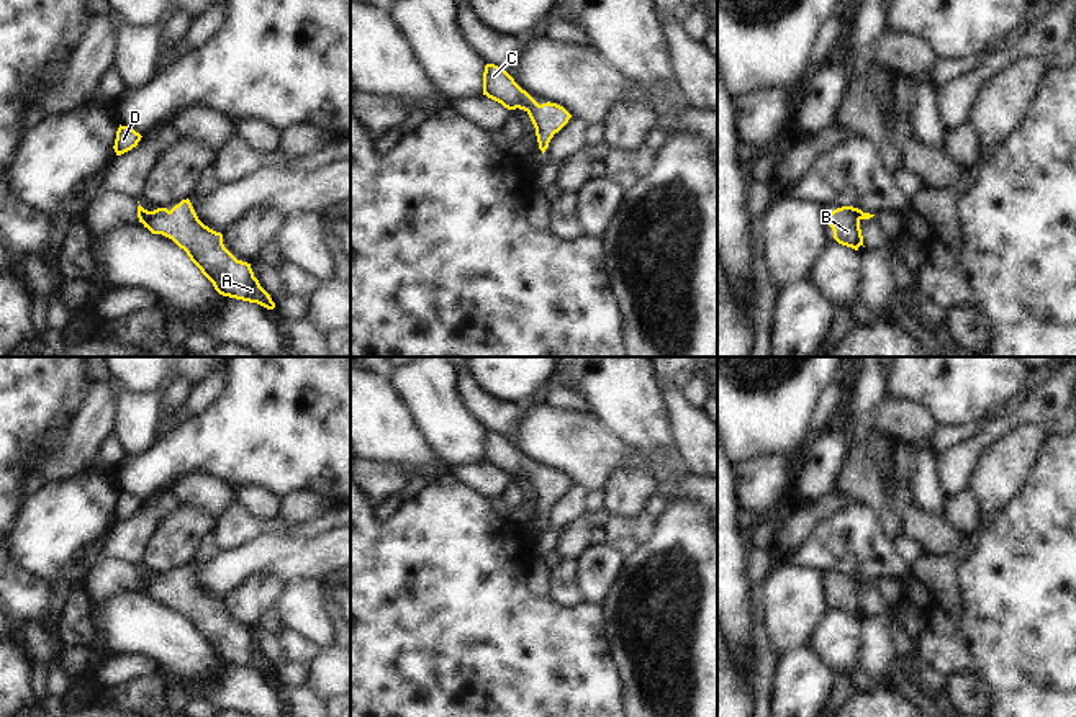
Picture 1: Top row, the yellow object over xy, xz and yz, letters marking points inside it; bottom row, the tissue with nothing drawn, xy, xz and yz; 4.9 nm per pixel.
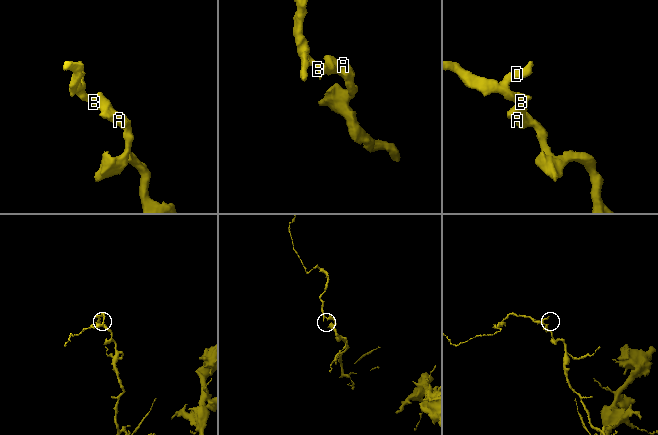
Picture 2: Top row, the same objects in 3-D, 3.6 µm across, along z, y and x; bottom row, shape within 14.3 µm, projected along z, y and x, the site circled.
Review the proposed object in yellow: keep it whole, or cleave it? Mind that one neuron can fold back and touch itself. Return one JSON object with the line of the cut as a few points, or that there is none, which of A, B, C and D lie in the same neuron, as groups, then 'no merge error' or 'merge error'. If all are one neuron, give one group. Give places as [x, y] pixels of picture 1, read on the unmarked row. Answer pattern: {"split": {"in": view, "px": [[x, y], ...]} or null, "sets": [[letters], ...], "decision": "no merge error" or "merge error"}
{"split": null, "sets": [["A", "B", "C", "D"]], "decision": "no merge error"}

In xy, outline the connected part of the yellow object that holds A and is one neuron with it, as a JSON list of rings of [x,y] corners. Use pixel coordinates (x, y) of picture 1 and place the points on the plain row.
[[[188,565],[170,578],[147,578],[139,571],[138,584],[152,601],[162,601],[183,616],[219,661],[257,670],[267,676],[275,674],[270,661],[254,643],[251,630],[237,627],[224,614],[223,601],[198,586]]]

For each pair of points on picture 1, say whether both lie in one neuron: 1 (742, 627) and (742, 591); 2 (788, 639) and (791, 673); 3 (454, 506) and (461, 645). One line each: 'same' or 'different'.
1: same
2: different
3: same

